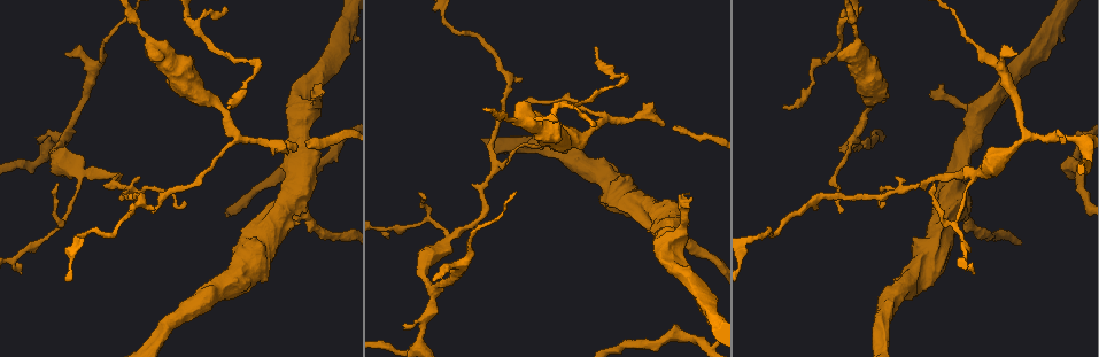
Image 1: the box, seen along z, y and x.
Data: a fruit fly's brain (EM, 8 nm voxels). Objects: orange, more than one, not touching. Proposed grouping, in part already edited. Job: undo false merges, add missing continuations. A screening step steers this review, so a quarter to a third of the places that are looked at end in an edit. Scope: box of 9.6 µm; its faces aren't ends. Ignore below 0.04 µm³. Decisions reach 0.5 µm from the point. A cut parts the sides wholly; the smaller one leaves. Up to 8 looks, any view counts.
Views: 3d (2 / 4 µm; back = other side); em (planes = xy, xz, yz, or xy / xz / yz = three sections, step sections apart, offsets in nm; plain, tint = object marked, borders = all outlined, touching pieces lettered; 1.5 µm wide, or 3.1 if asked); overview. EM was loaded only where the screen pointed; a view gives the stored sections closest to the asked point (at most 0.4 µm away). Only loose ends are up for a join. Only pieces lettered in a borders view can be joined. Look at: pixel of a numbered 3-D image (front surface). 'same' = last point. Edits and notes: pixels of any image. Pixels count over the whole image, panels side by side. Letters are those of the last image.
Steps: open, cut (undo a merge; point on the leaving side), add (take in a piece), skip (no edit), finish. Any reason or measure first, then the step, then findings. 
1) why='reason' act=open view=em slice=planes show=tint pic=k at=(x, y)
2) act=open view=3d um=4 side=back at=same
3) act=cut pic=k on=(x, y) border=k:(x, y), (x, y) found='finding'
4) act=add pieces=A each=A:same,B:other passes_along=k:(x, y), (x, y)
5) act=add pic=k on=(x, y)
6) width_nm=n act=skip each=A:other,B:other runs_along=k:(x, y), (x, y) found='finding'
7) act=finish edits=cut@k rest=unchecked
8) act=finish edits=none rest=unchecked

why='a fork' act=open view=em slice=yz step=8 show=plain pic=1 at=(1025, 138)

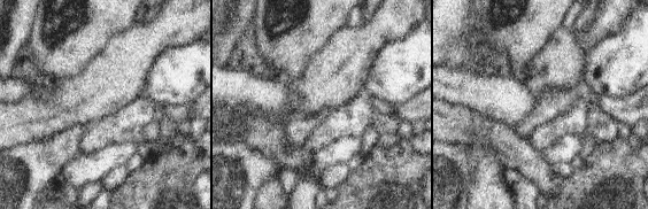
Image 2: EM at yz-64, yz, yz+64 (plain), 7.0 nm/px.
act=open view=em slice=yz step=8 show=borders at=same

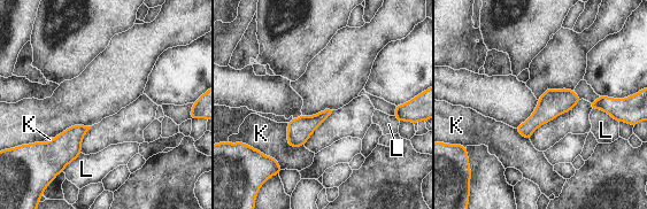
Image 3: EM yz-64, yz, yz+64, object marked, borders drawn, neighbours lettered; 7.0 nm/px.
act=skip each=K:other,L:other border=3:(592, 108), (606, 111), (618, 123) found='all the same neuron'

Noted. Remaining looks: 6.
why='narrows sharply' act=open view=3d um=4 side=back pic=1 at=(387, 229)

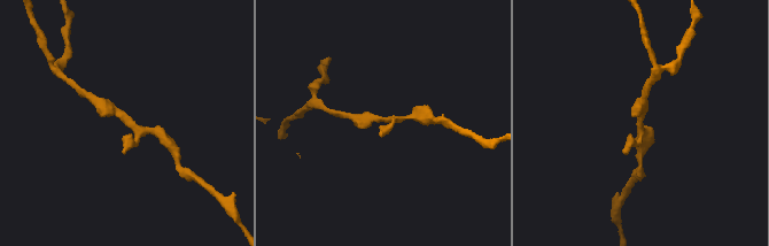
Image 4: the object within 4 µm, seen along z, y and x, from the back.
why='shape alone is not enough' act=open view=em slice=planes show=borders pic=4 at=(641, 117)

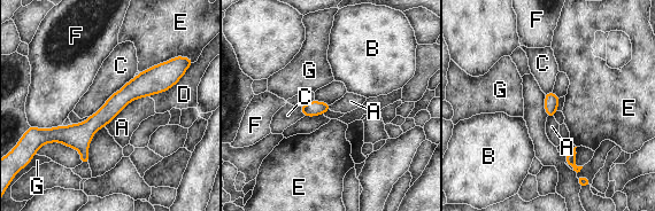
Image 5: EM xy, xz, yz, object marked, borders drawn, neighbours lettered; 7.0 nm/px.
act=skip each=A:other,B:other,C:other,D:other,E:other,F:other,G:other border=5:(135, 77), (87, 116) found='one neuron here'

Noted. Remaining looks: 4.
why='thin neck' act=open view=3d um=4 pic=1 at=(811, 77)

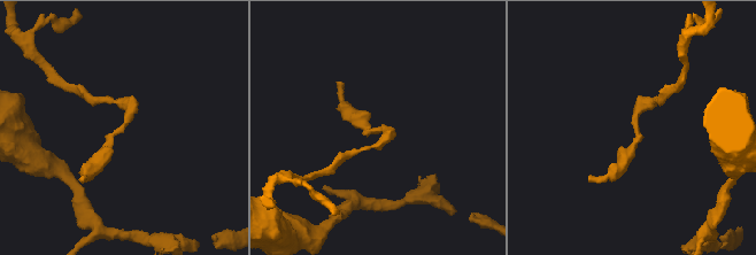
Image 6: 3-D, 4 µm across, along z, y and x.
act=open view=em slice=planes show=borders pic=6 at=(380, 132)

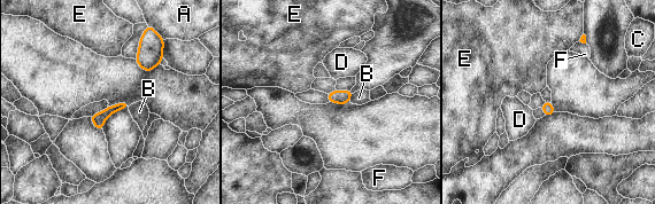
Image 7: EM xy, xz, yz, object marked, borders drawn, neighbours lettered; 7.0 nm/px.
act=skip each=A:other,B:other,C:other,D:other,E:other,F:other runs_along=7:(125, 104), (109, 110), (97, 124) found='all the same neuron'

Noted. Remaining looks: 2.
act=finish edits=none rest=unchecked

